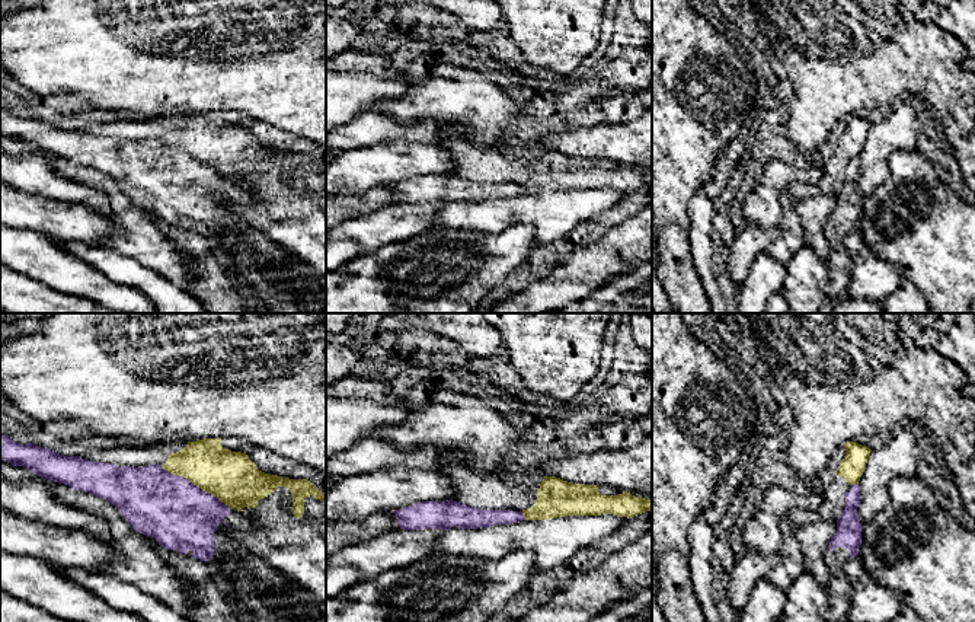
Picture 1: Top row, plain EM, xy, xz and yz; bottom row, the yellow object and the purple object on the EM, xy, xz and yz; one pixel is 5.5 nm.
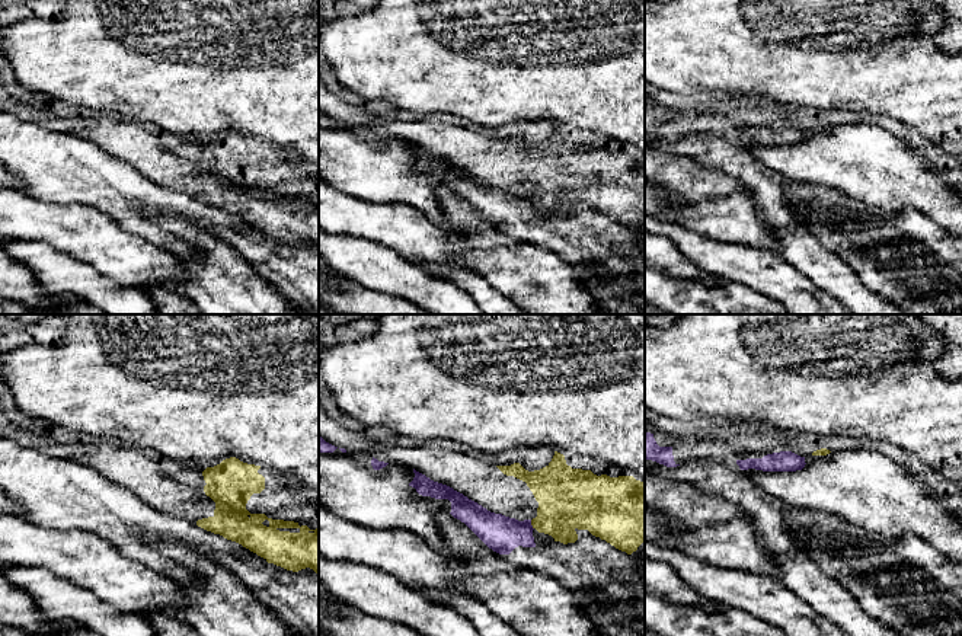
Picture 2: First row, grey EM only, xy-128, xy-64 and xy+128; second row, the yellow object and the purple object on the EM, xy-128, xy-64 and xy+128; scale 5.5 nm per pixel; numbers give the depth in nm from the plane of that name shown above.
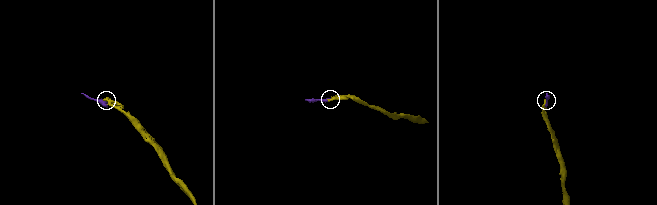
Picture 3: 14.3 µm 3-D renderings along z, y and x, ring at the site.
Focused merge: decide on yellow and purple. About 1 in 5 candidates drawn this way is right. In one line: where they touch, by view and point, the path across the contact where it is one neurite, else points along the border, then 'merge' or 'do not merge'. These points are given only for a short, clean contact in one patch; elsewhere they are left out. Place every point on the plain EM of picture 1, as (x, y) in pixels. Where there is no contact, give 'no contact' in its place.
meets yellow in xy at (194, 158); border along xy (160, 139), (211, 166), (226, 179); do not merge

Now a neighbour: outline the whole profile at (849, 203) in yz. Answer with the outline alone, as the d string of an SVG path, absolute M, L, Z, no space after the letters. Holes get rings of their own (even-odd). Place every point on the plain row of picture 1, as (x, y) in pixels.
M854 157L845 169L843 189L837 195L837 204L829 216L829 230L835 232L843 239L850 232L859 229L861 217L861 197L857 191L859 178L860 159Z

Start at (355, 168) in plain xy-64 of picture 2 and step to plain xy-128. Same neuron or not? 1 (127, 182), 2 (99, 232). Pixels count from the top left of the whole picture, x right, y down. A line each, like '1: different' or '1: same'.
1: same
2: different

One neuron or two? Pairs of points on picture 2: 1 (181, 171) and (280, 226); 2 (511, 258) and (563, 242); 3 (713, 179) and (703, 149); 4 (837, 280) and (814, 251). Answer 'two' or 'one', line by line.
1: one
2: two
3: two
4: one

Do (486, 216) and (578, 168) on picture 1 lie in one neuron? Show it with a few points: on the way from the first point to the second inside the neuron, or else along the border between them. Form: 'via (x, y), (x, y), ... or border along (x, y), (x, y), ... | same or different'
border along (562, 190), (526, 194) | different

